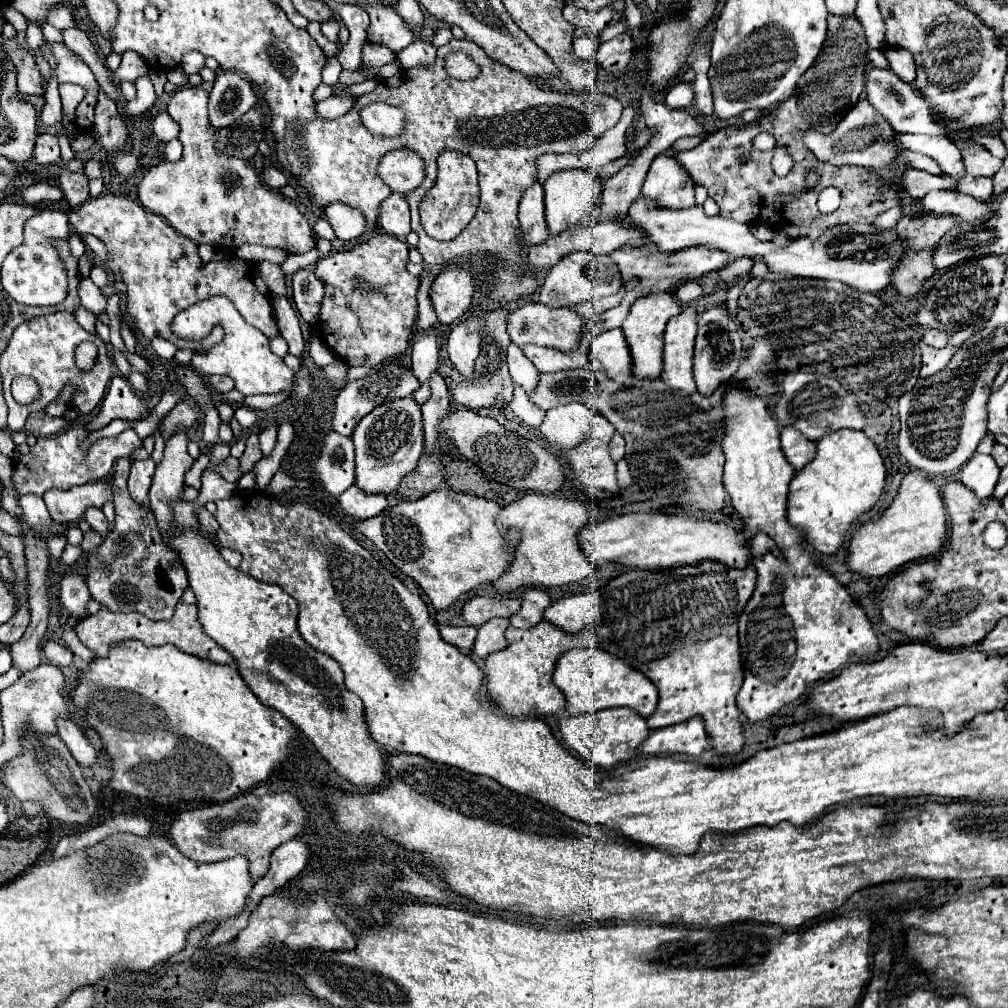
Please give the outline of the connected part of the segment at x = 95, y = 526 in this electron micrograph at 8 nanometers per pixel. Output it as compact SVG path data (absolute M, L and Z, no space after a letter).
M88 508L86 514L84 514L84 518L90 522L92 530L96 530L96 532L102 534L102 536L108 534L110 524L108 524L108 520L106 520L106 516L104 516L104 512L102 512L100 508Z

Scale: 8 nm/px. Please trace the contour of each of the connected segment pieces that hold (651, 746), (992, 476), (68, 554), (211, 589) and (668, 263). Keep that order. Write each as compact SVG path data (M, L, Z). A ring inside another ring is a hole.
M692 718L688 722L664 730L652 730L650 736L638 746L638 750L648 756L658 756L658 754L700 756L708 746L710 740L704 730L704 720Z
M974 454L974 458L960 470L960 480L982 498L992 496L1000 478L1000 466L990 454Z
M68 544L68 546L64 548L64 552L62 552L62 562L68 564L68 566L76 564L80 558L82 558L82 548L80 548L80 546L70 546L70 544Z
M174 432L166 440L164 458L156 466L150 486L150 506L164 540L184 562L190 588L198 598L198 618L204 632L234 656L240 676L260 702L282 712L294 726L298 726L342 778L356 786L380 786L386 778L384 756L364 722L362 700L346 688L338 662L314 650L300 636L296 626L296 600L276 584L260 584L240 570L230 568L204 534L172 530L172 500L182 498L184 472L194 462L186 446L188 434L184 432Z
M622 246L614 252L610 252L610 258L614 258L614 262L618 264L620 268L620 274L622 274L622 282L624 286L630 282L630 280L638 280L638 286L628 290L622 298L622 302L616 306L616 308L610 308L608 312L600 314L600 322L604 324L604 328L620 328L624 318L628 316L628 310L632 306L634 300L638 300L640 296L646 296L652 292L652 288L664 280L664 278L670 278L670 280L676 280L676 282L682 282L682 280L696 280L704 274L708 274L712 268L712 260L706 260L704 256L708 256L710 252L706 248L684 248L684 250L678 250L678 252L662 252L662 250L648 250L648 248L630 248L630 246Z

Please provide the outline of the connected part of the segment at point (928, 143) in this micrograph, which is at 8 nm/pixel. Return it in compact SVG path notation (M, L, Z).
M898 134L898 142L906 150L920 152L920 154L934 158L936 162L940 162L940 166L946 174L956 176L956 178L966 176L960 150L956 148L956 144L950 138L946 138L946 136L924 136L924 134Z

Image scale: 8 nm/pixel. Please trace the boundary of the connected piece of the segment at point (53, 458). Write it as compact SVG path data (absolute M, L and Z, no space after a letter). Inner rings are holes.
M74 424L72 428L68 428L64 434L58 436L50 436L50 438L38 438L36 446L30 450L30 454L20 456L20 460L16 460L14 464L14 488L18 490L18 494L28 494L34 492L38 496L42 496L46 490L50 488L72 488L72 486L80 486L80 484L88 484L88 482L96 482L102 480L104 476L110 474L114 462L118 458L130 456L132 450L142 446L142 440L138 438L138 434L128 428L124 430L120 436L114 438L104 438L94 442L90 452L80 452L78 442L88 434L88 430L80 424Z

